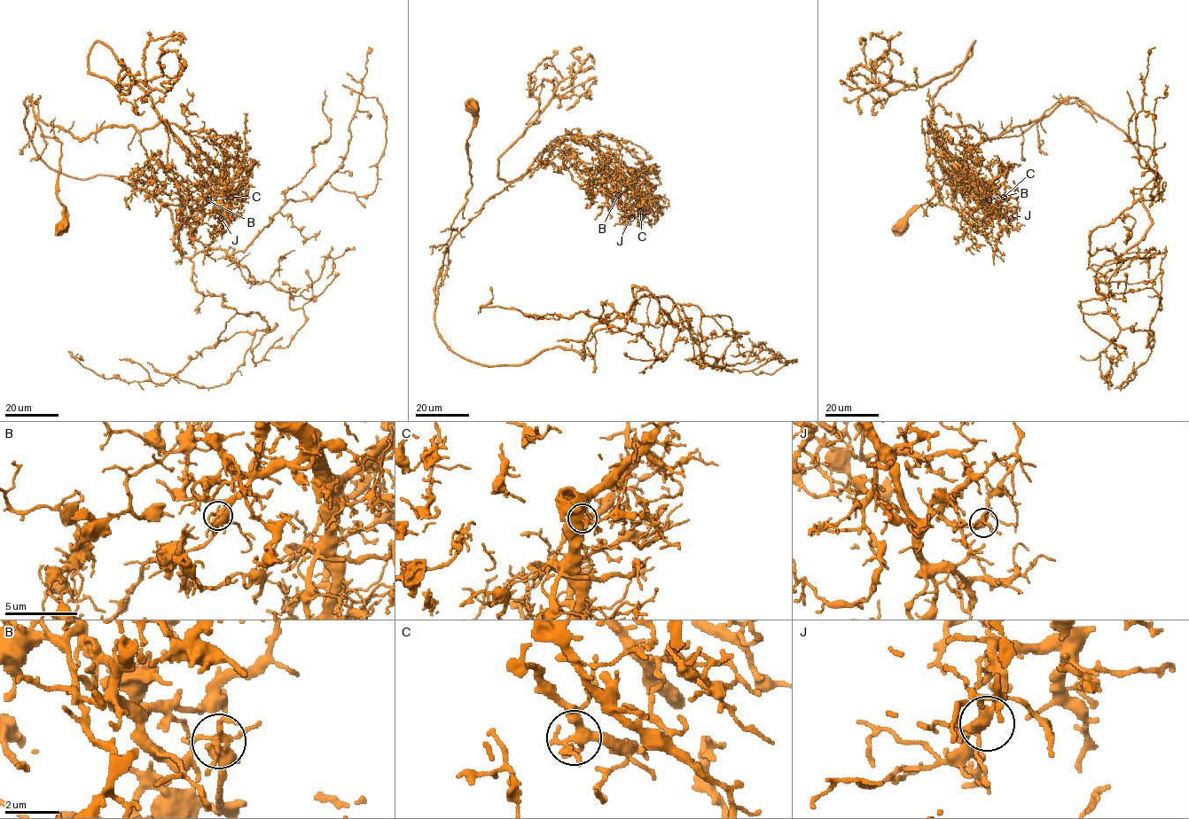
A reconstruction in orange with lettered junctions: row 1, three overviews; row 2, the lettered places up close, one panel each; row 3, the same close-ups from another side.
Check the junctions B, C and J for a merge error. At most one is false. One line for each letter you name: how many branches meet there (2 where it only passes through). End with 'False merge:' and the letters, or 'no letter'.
B: 6
False merge: B

